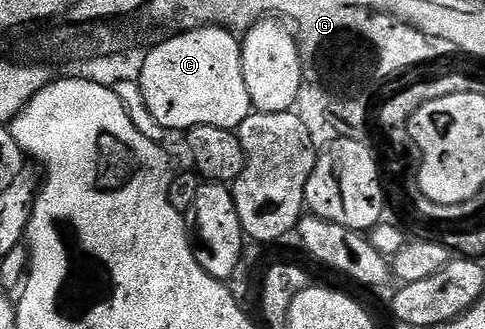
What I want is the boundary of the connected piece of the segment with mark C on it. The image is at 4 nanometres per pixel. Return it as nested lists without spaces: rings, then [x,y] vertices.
[[[199,27],[197,31],[175,35],[173,39],[151,48],[140,67],[138,82],[142,97],[146,97],[146,109],[154,113],[154,121],[158,121],[158,125],[162,125],[168,133],[187,133],[194,127],[217,127],[227,131],[239,129],[242,121],[246,121],[246,117],[254,111],[242,73],[241,46],[241,40],[225,28]]]

